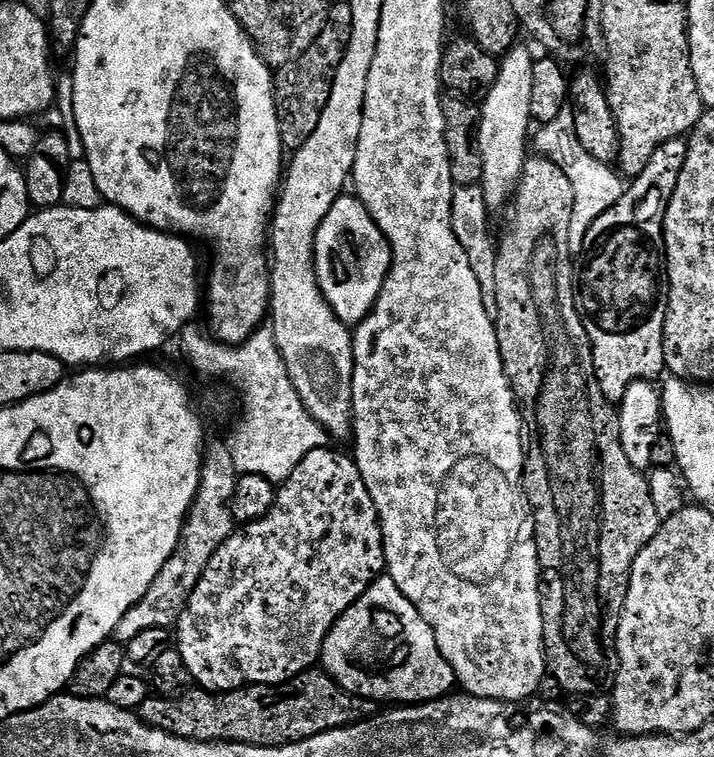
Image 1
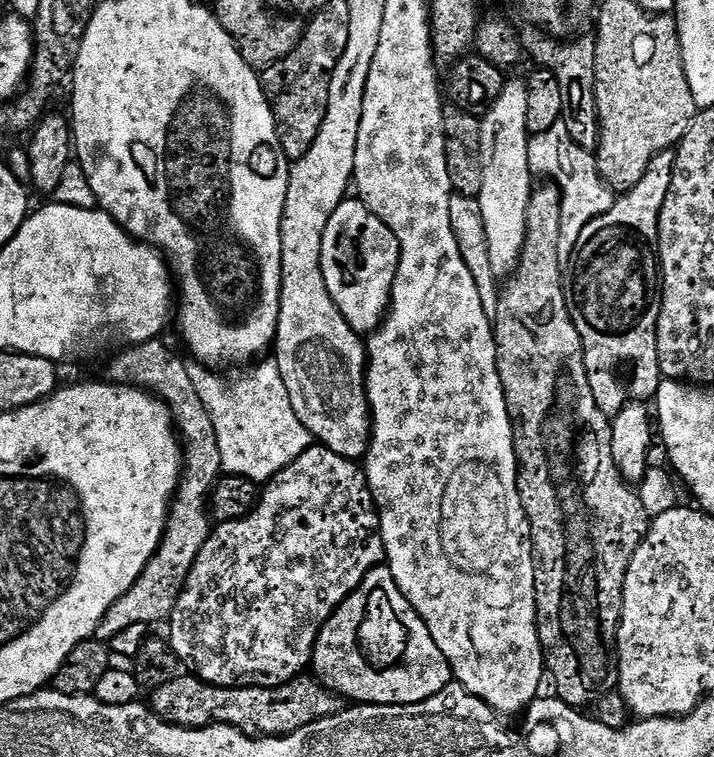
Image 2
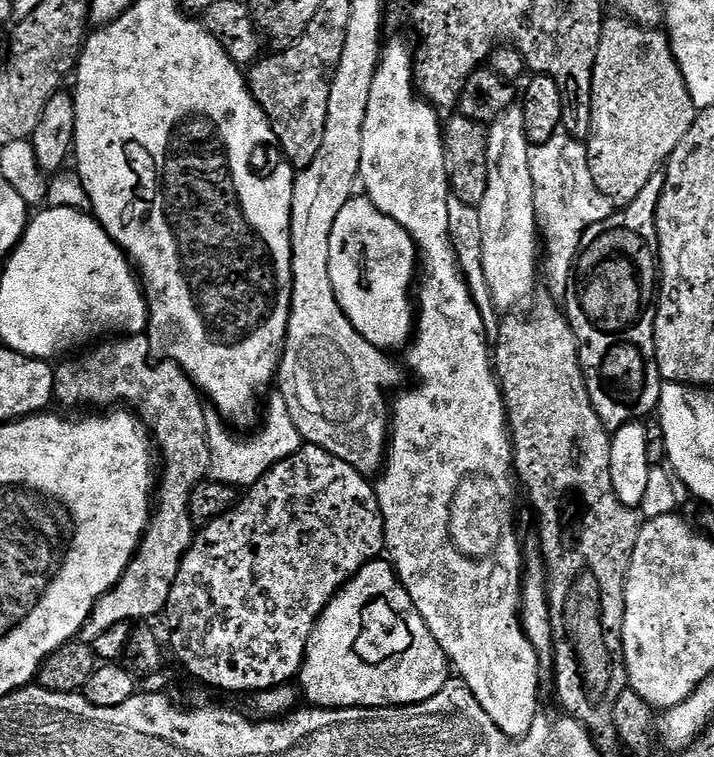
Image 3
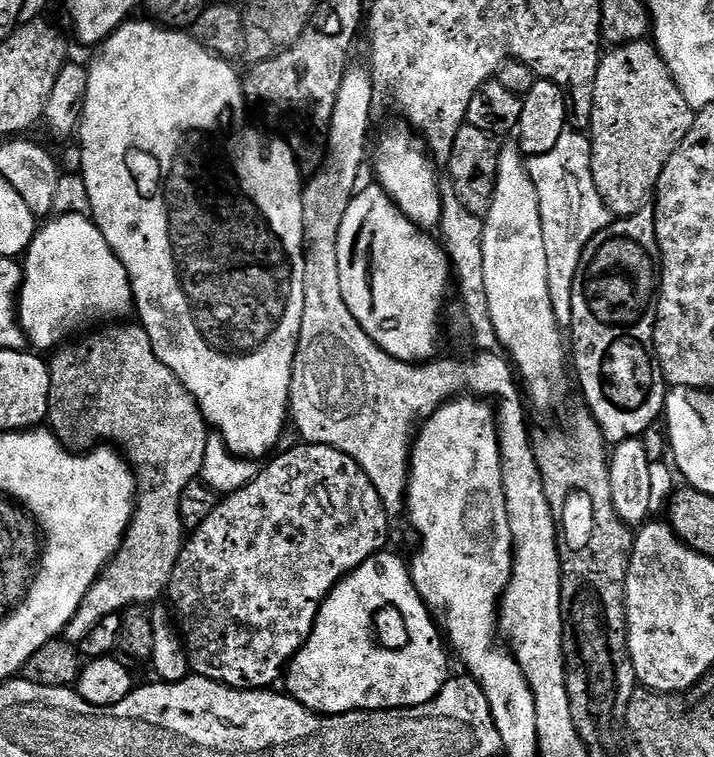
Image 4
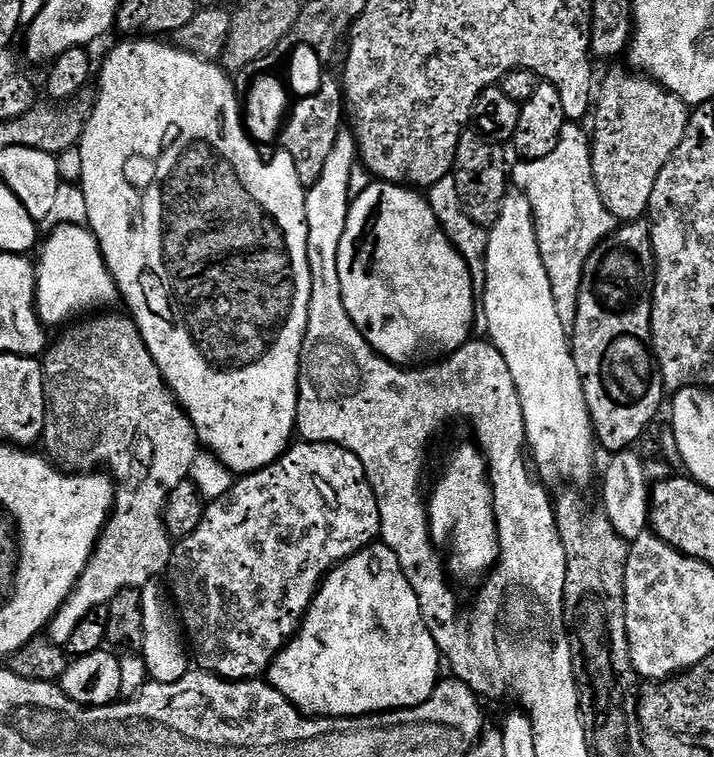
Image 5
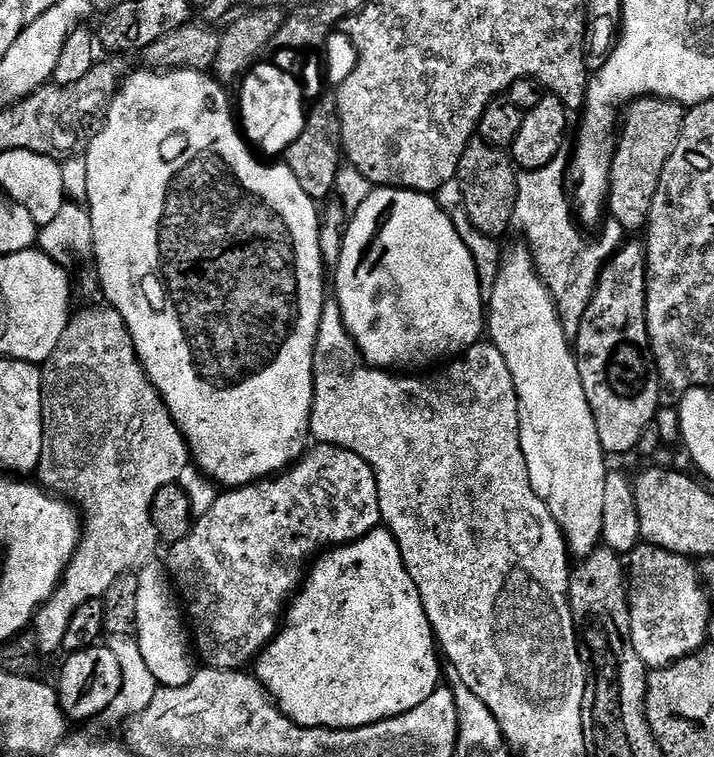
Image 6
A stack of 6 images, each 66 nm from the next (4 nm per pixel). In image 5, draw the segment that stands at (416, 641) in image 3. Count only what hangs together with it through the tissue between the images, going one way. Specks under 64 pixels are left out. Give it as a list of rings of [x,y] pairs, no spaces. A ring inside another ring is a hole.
[[[373,542],[360,552],[355,552],[352,556],[341,560],[325,576],[323,584],[321,584],[319,590],[316,591],[316,596],[312,599],[308,613],[304,615],[304,622],[300,626],[300,631],[288,641],[286,647],[277,652],[276,660],[268,667],[266,680],[272,687],[279,690],[297,710],[309,718],[370,716],[381,712],[394,712],[402,708],[416,708],[420,704],[426,703],[441,679],[440,664],[442,668],[440,651],[437,650],[434,638],[422,618],[422,610],[418,606],[418,598],[414,594],[414,590],[402,570],[402,566],[398,562],[394,550],[390,550],[382,542]]]

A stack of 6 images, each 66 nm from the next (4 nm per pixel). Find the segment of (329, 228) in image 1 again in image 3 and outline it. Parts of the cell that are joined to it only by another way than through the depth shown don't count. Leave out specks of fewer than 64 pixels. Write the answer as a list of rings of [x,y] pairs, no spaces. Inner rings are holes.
[[[353,198],[346,202],[346,206],[342,206],[342,214],[338,214],[338,218],[334,222],[334,230],[330,234],[330,280],[334,286],[334,294],[336,301],[342,306],[342,310],[346,314],[346,318],[350,318],[350,322],[354,326],[354,330],[358,330],[358,334],[362,334],[362,338],[366,338],[366,342],[370,342],[374,347],[381,350],[393,350],[392,348],[403,349],[405,345],[411,341],[414,335],[414,300],[408,297],[408,291],[414,288],[414,281],[418,276],[418,249],[416,243],[410,238],[410,234],[406,234],[406,230],[402,230],[402,226],[398,226],[398,222],[394,222],[394,218],[390,218],[372,204],[367,198]]]

